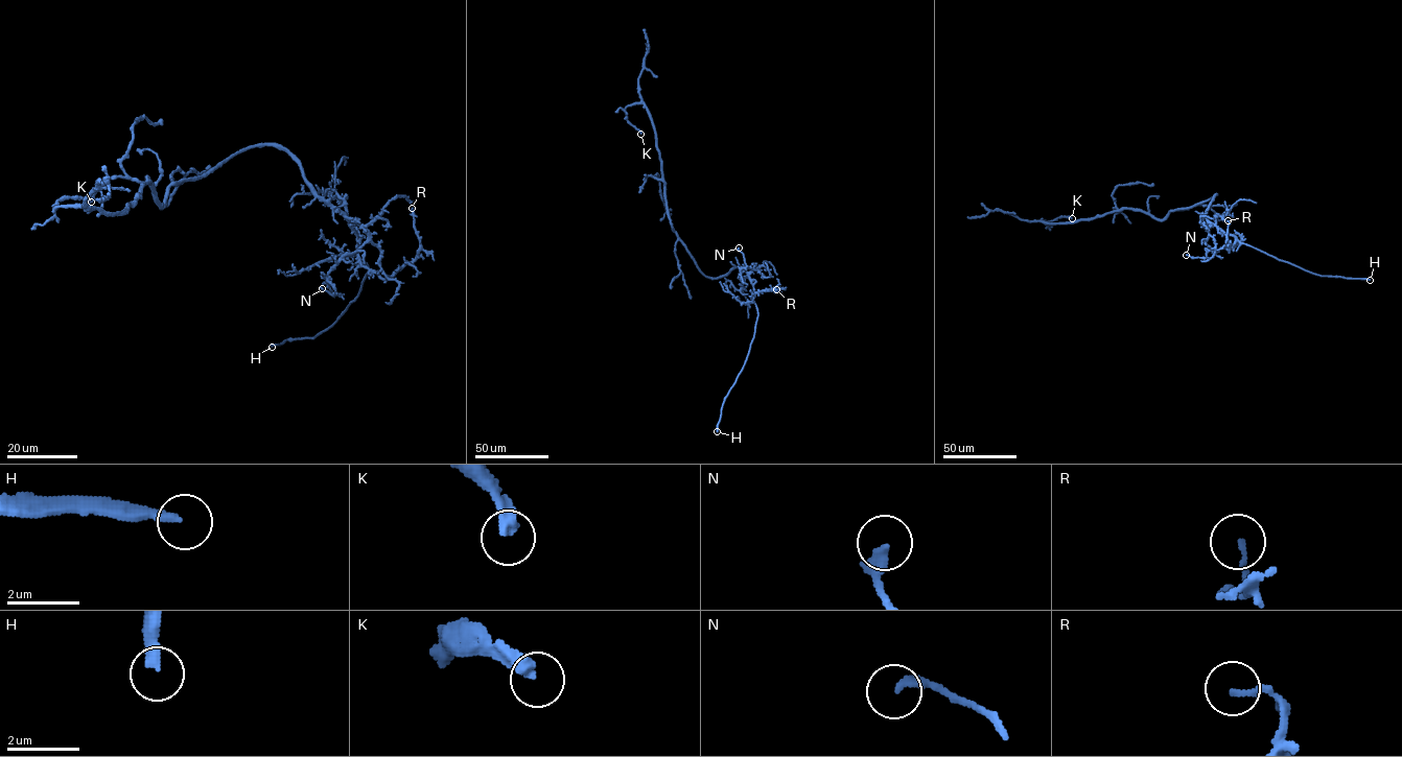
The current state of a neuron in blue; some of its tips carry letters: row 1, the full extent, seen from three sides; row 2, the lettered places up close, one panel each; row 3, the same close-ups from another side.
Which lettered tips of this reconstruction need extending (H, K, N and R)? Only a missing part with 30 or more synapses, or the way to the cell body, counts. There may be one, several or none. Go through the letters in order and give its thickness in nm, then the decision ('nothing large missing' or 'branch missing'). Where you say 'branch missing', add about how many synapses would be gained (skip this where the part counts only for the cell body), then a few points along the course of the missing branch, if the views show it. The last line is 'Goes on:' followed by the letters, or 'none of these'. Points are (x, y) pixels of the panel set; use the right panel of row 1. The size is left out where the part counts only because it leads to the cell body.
H: calibre 260 nm; branch missing
K: calibre 360 nm; nothing large missing
N: calibre 280 nm; nothing large missing
R: calibre 150 nm; nothing large missing
Goes on: H

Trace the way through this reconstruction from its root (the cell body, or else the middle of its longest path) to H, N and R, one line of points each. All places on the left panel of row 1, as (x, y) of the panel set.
H: (218, 166), (247, 147), (279, 145), (348, 218), (368, 266), (358, 293), (328, 328), (272, 347)
N: (218, 166), (247, 147), (277, 144), (319, 195), (364, 228), (368, 239), (326, 277), (341, 294), (322, 288)
R: (218, 166), (247, 147), (279, 145), (314, 192), (348, 218), (358, 260), (382, 278), (419, 250), (412, 208)

